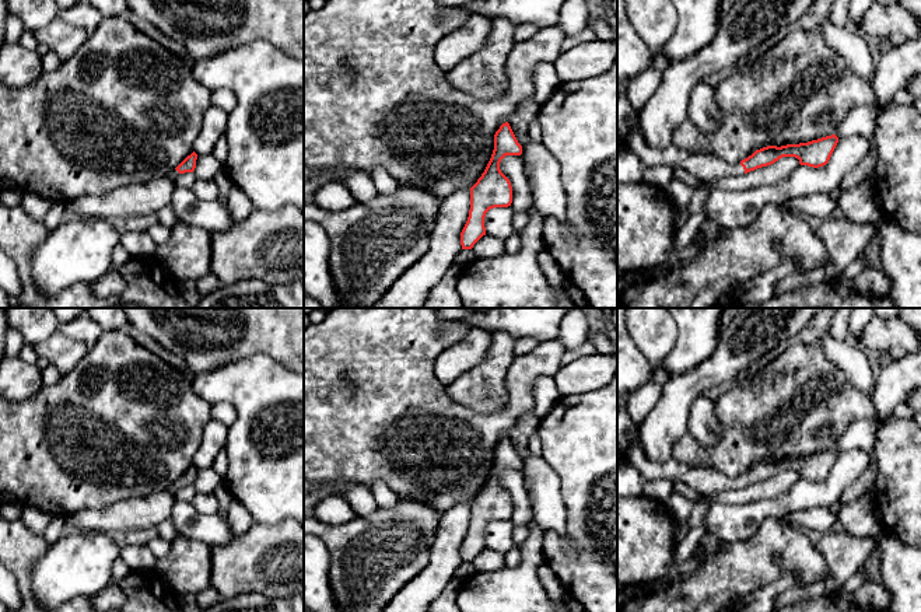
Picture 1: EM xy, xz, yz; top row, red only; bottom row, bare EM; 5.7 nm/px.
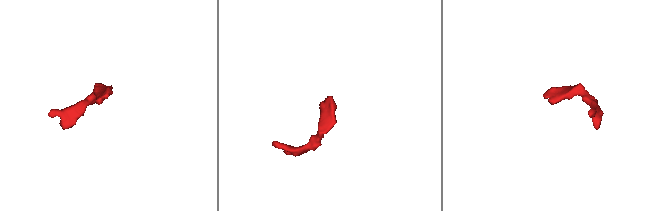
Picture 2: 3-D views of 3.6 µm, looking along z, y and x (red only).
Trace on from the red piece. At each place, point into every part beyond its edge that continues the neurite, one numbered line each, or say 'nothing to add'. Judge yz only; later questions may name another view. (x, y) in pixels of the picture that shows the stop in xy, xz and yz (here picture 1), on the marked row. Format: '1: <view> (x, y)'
1: yz (706, 167)

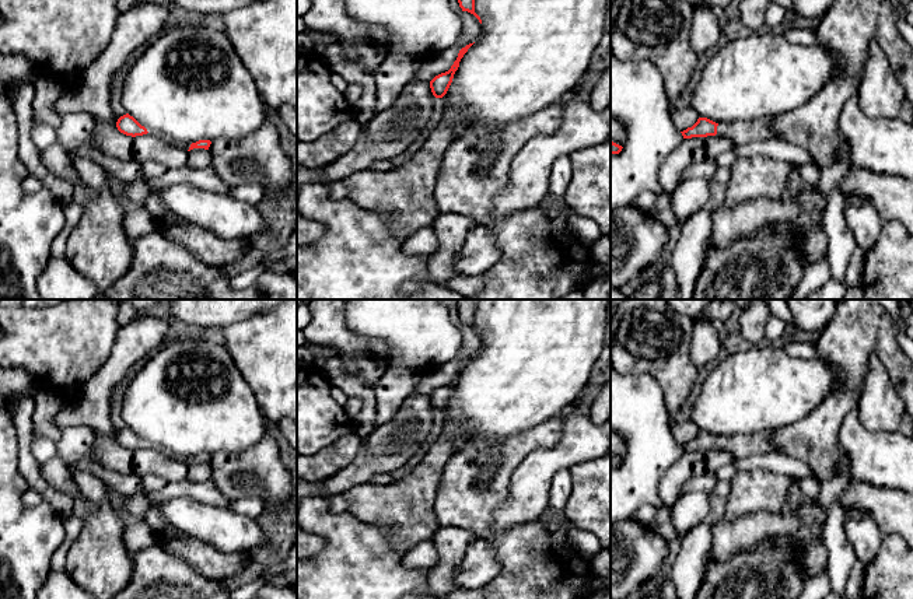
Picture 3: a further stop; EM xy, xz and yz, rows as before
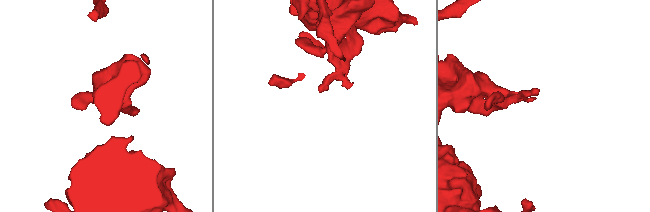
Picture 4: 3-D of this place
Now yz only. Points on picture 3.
1: yz (761, 129)

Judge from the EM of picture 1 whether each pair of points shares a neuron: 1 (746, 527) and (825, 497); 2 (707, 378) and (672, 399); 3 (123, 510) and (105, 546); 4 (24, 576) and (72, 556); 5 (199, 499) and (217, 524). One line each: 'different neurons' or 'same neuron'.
1: same neuron
2: same neuron
3: different neurons
4: different neurons
5: different neurons

